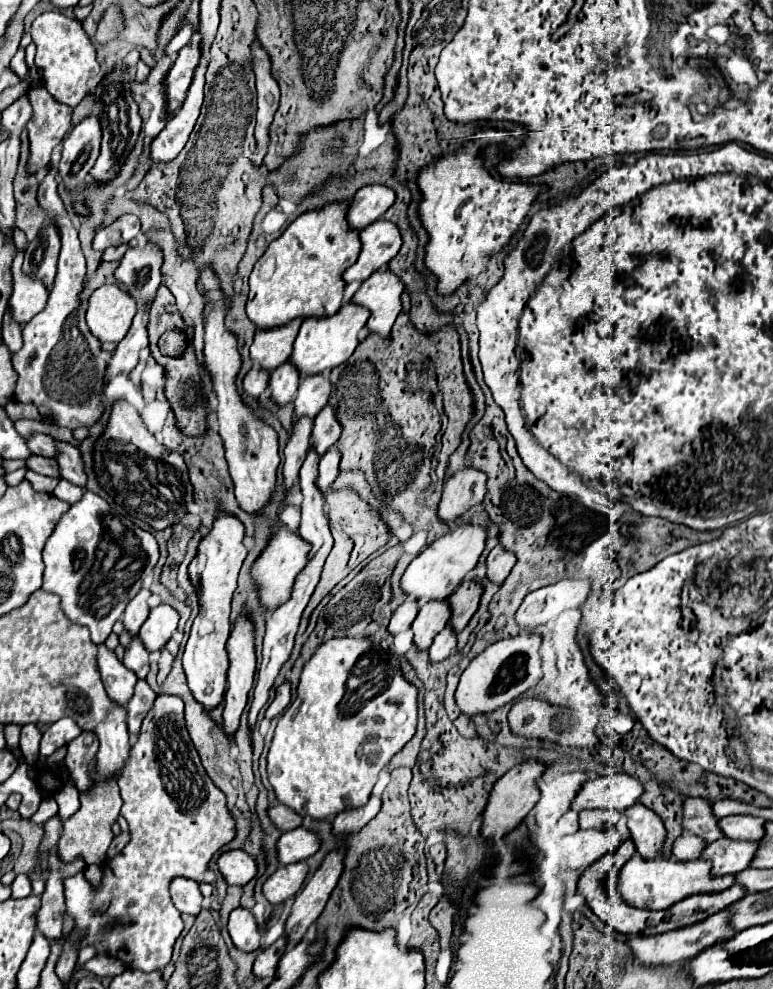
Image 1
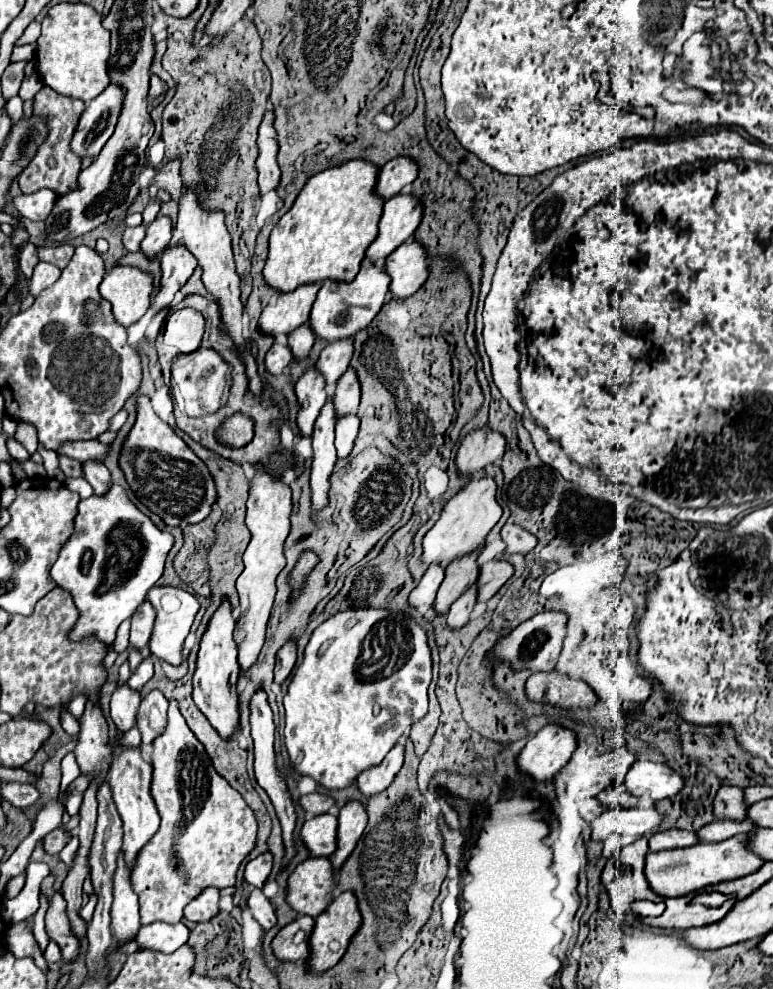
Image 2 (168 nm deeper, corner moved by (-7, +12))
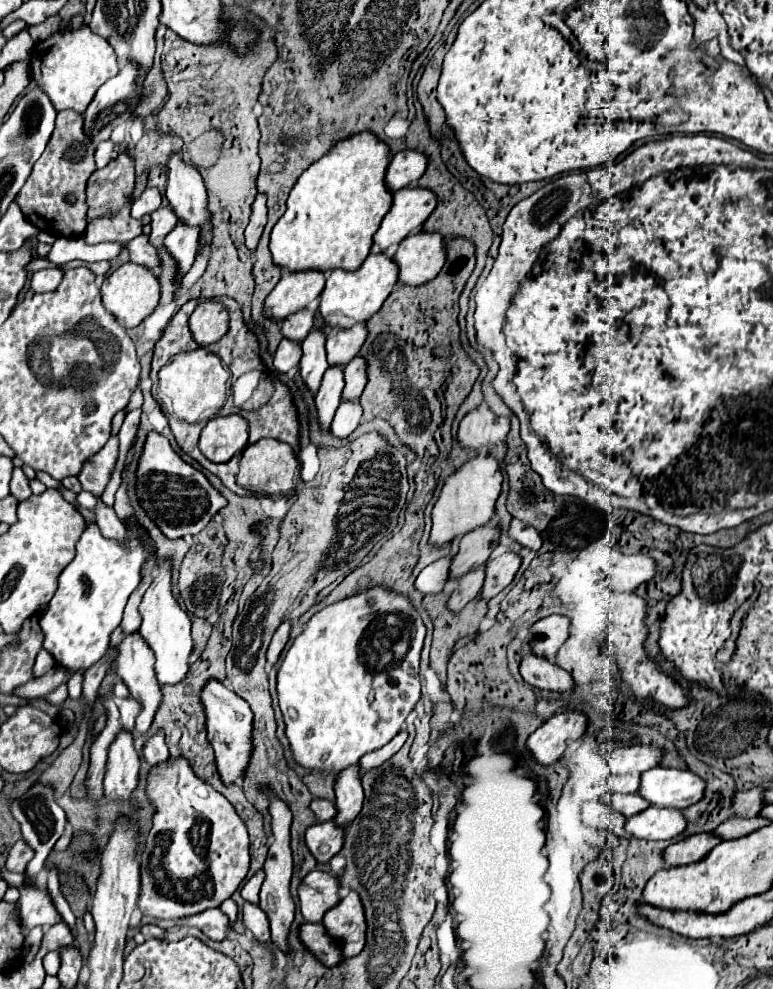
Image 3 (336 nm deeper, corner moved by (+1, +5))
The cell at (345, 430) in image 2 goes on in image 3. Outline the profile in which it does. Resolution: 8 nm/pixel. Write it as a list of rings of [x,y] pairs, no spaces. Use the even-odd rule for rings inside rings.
[[[343,399],[341,405],[339,405],[339,409],[337,409],[337,413],[335,413],[335,419],[331,423],[333,435],[341,437],[341,439],[345,439],[347,435],[351,435],[351,431],[361,421],[361,413],[363,413],[363,409],[361,409],[359,401],[345,401]]]

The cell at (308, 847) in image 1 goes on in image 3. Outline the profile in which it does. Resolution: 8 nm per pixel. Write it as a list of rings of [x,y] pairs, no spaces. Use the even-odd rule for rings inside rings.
[[[333,821],[315,823],[305,833],[305,843],[311,855],[319,863],[327,863],[333,855],[337,855],[343,847],[343,827],[337,827]]]

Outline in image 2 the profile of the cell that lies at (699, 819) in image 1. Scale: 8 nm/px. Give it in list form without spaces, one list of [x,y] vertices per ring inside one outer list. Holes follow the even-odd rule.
[[[721,786],[713,802],[713,814],[717,820],[745,820],[747,804],[743,802],[743,790],[735,786]]]

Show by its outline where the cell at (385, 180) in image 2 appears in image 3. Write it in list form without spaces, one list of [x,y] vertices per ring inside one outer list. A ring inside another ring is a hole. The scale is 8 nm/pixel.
[[[405,149],[393,155],[387,169],[387,185],[391,191],[415,185],[427,169],[427,155],[415,149]]]

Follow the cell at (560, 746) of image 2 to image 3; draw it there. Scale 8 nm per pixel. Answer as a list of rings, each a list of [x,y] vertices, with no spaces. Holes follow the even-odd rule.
[[[561,711],[539,725],[527,741],[533,757],[541,765],[555,763],[567,749],[567,745],[585,733],[587,715],[579,711]]]

